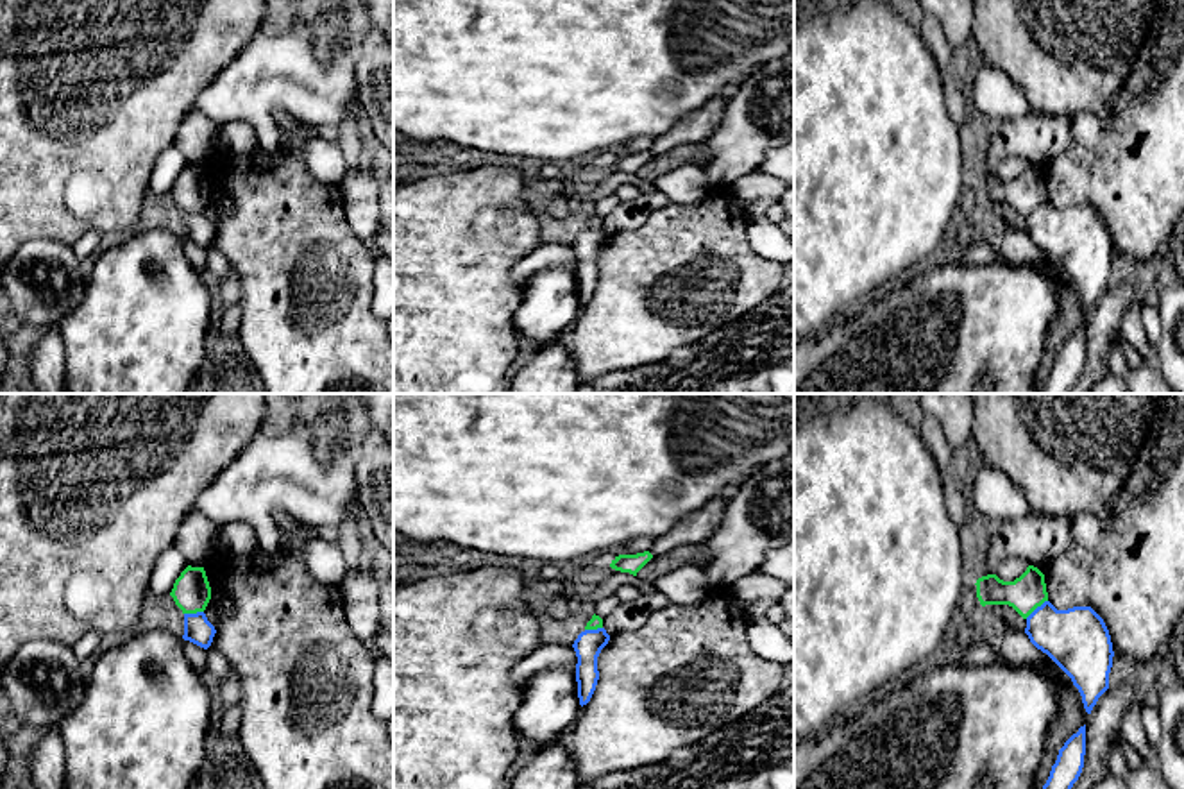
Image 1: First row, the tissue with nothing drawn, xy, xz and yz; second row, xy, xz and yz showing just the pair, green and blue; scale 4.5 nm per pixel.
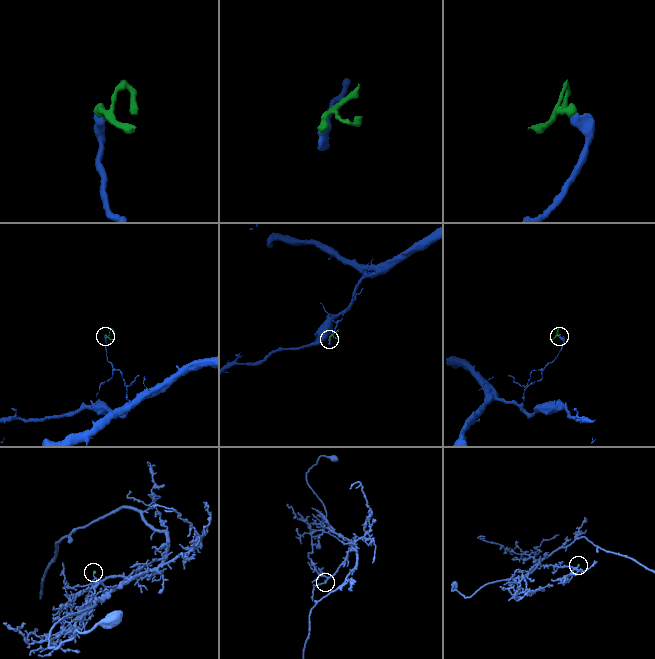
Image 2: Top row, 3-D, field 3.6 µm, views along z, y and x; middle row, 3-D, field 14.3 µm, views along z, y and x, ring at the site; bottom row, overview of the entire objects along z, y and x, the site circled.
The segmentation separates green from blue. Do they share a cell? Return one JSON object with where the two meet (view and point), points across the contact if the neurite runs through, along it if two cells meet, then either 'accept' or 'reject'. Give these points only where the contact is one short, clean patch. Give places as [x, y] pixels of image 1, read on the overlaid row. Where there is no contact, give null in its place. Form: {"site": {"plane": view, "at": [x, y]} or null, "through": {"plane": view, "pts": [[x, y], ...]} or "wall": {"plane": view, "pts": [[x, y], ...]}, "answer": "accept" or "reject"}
{"site": {"plane": "yz", "at": [1036, 607]}, "wall": {"plane": "yz", "pts": [[1047, 600], [1025, 618]]}, "answer": "reject"}

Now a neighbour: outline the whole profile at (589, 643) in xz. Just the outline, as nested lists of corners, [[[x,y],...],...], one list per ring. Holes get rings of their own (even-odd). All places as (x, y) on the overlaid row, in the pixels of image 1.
[[[605,628],[585,630],[578,635],[572,648],[578,657],[576,664],[576,682],[579,705],[587,705],[596,691],[599,671],[597,657],[601,649],[608,644],[610,635]]]

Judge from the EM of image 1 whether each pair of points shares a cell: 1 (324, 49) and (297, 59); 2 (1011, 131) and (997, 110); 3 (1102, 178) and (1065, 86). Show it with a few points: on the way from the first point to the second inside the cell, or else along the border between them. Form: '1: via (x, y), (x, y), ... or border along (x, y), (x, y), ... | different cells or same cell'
1: border along (308, 33), (321, 59), (333, 59), (344, 52) | different cells
2: border along (1029, 111), (993, 126) | different cells
3: border along (1115, 97), (1107, 117), (1077, 113), (1070, 120) | different cells

